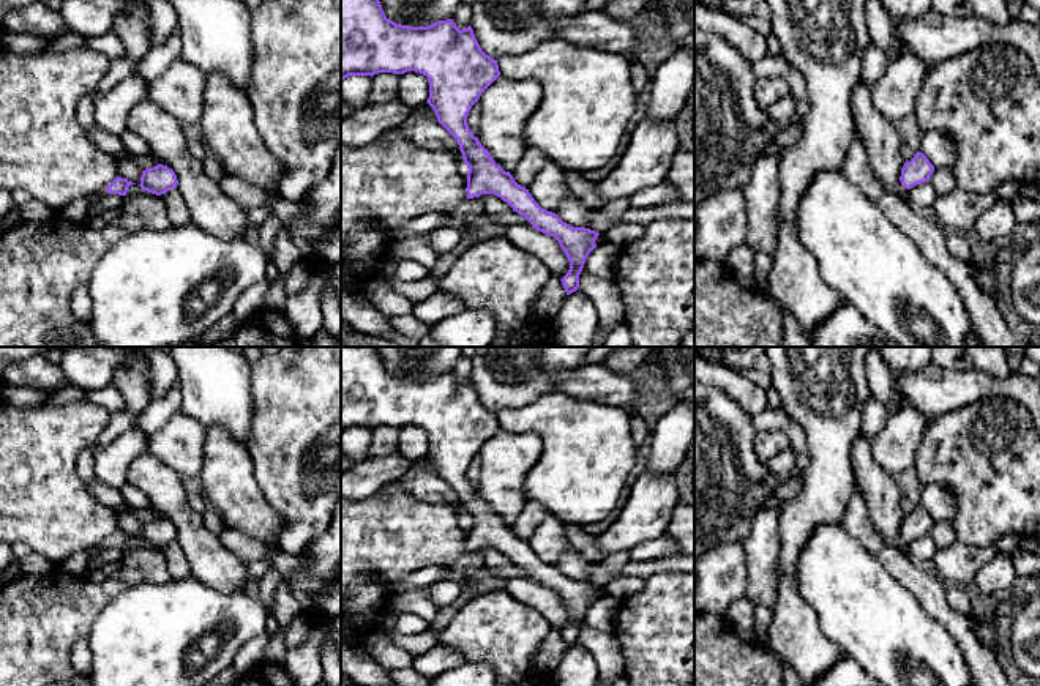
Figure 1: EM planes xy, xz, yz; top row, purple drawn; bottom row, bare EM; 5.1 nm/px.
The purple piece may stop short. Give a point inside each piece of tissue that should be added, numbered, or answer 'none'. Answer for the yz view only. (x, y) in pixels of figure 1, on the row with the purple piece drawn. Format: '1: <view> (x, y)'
none

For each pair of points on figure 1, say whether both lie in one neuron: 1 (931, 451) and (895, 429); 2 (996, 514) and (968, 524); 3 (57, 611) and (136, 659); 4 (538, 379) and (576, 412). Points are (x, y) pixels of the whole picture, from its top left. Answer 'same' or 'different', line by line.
1: different
2: same
3: different
4: different

